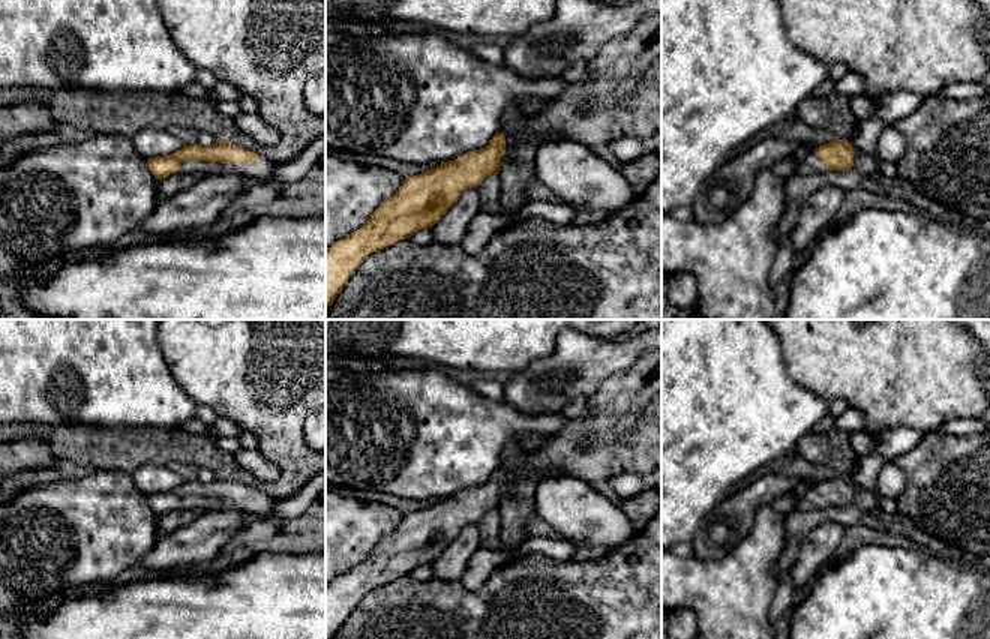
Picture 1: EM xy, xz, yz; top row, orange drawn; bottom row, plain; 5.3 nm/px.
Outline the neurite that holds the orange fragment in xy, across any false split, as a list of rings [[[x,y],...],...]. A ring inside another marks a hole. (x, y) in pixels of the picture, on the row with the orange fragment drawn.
[[[218,141],[210,147],[183,146],[172,154],[148,158],[147,165],[156,180],[162,180],[170,174],[202,176],[236,171],[248,182],[270,182],[278,166],[231,141]]]

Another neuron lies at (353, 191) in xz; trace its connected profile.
[[[326,154],[326,249],[360,230],[404,178],[386,166]]]

